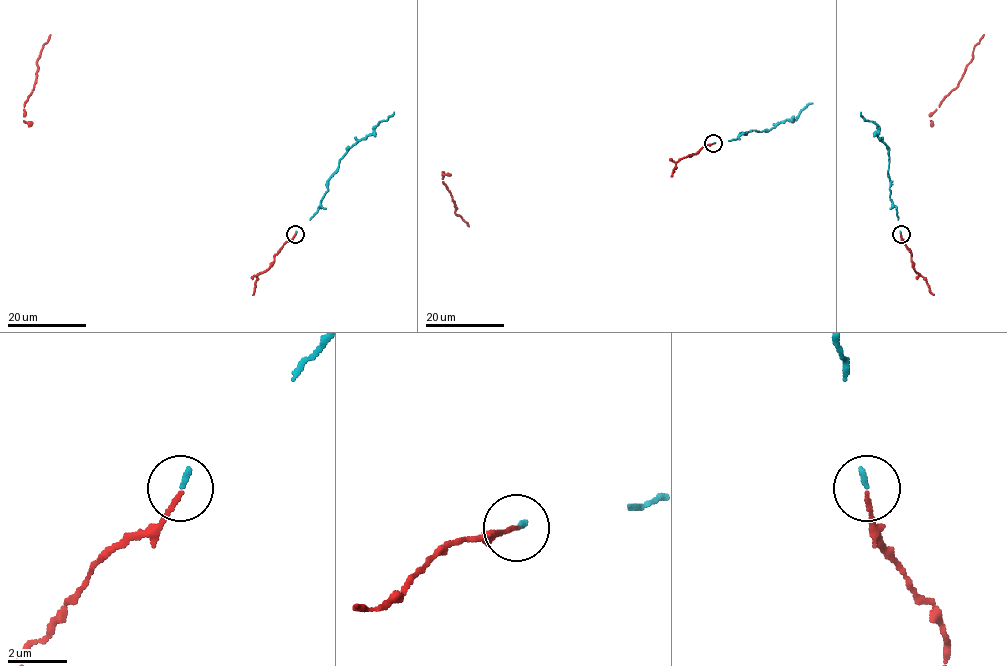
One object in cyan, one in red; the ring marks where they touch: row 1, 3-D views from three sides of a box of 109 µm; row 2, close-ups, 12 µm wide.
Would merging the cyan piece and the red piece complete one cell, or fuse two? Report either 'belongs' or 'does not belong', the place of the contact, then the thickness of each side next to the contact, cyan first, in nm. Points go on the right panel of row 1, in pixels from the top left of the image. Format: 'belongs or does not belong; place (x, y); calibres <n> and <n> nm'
does not belong; place (901, 234); calibres 160 and 130 nm

